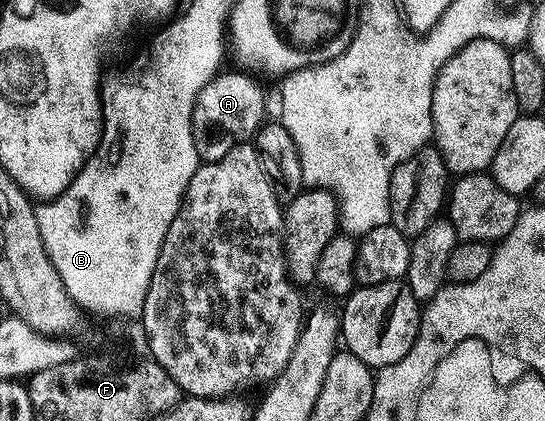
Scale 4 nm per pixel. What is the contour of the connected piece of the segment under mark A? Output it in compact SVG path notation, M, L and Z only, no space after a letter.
M218 72L195 99L193 138L198 158L202 162L223 159L223 155L227 155L231 147L244 145L256 138L266 117L265 93L255 78L248 77L245 73Z

